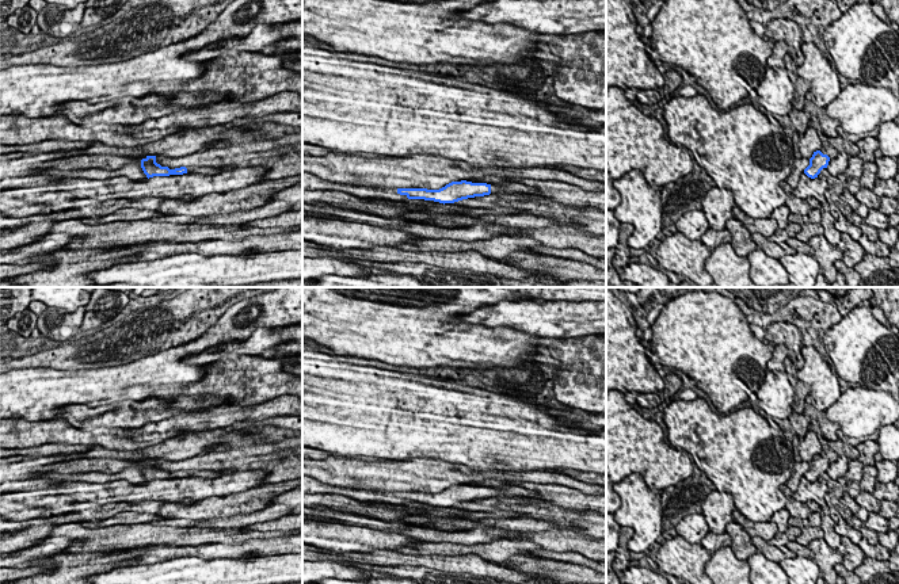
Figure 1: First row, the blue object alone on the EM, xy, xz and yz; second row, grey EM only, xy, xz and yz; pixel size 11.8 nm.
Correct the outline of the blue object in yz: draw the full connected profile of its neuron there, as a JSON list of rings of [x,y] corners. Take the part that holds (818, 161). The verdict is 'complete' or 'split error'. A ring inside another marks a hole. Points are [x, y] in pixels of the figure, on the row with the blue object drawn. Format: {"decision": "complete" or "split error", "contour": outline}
{"decision": "complete", "contour": [[[816,150],[810,159],[810,165],[804,169],[804,173],[808,178],[815,179],[823,168],[827,168],[828,161],[830,157],[827,154],[823,154],[820,150]]]}

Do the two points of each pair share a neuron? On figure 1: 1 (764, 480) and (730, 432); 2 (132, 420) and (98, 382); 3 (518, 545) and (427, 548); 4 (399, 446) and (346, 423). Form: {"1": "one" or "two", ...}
{"1": "one", "2": "two", "3": "one", "4": "one"}

